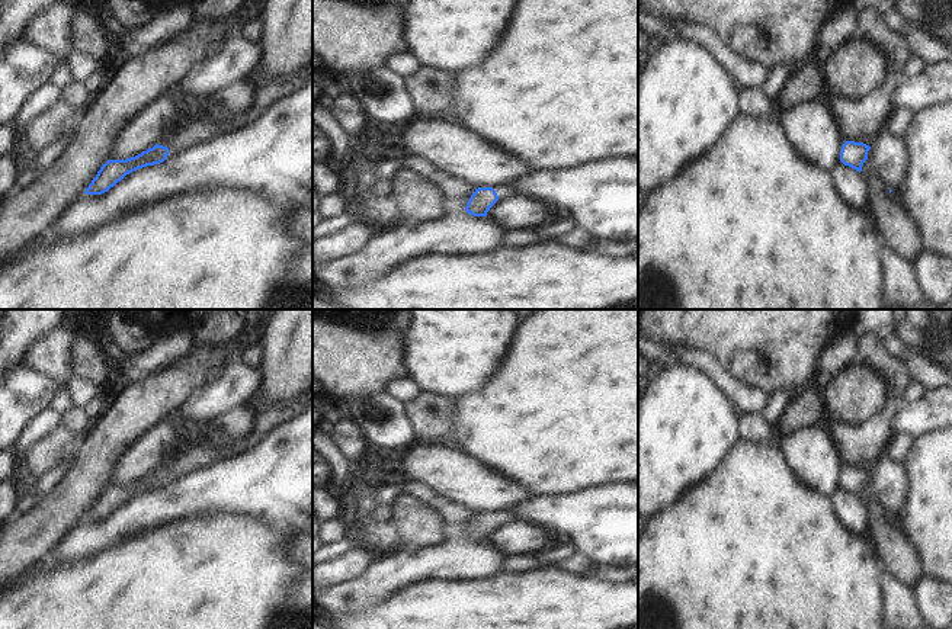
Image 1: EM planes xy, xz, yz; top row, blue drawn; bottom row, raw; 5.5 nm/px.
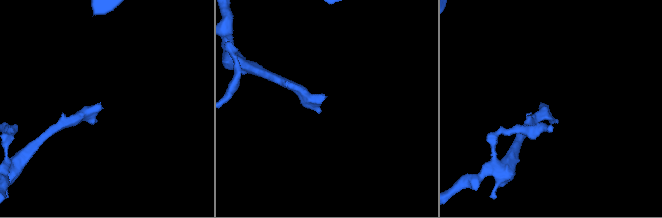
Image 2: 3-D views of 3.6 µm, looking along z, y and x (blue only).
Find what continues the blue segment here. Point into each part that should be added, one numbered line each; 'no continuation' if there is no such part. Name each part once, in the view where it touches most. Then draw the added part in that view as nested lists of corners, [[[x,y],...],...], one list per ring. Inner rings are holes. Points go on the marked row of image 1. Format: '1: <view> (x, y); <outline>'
1: xz (503, 191); [[[490,184],[484,187],[493,187],[499,196],[499,200],[503,200],[516,195],[516,189],[513,184]]]

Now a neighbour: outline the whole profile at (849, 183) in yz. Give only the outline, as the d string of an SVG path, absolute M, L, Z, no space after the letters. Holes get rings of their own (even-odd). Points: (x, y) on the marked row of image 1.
M839 161L830 170L830 174L844 202L852 208L868 208L868 186L858 170Z

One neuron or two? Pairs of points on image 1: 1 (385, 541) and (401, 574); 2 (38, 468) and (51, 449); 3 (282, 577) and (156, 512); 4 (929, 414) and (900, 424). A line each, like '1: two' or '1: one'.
1: two
2: one
3: two
4: one

